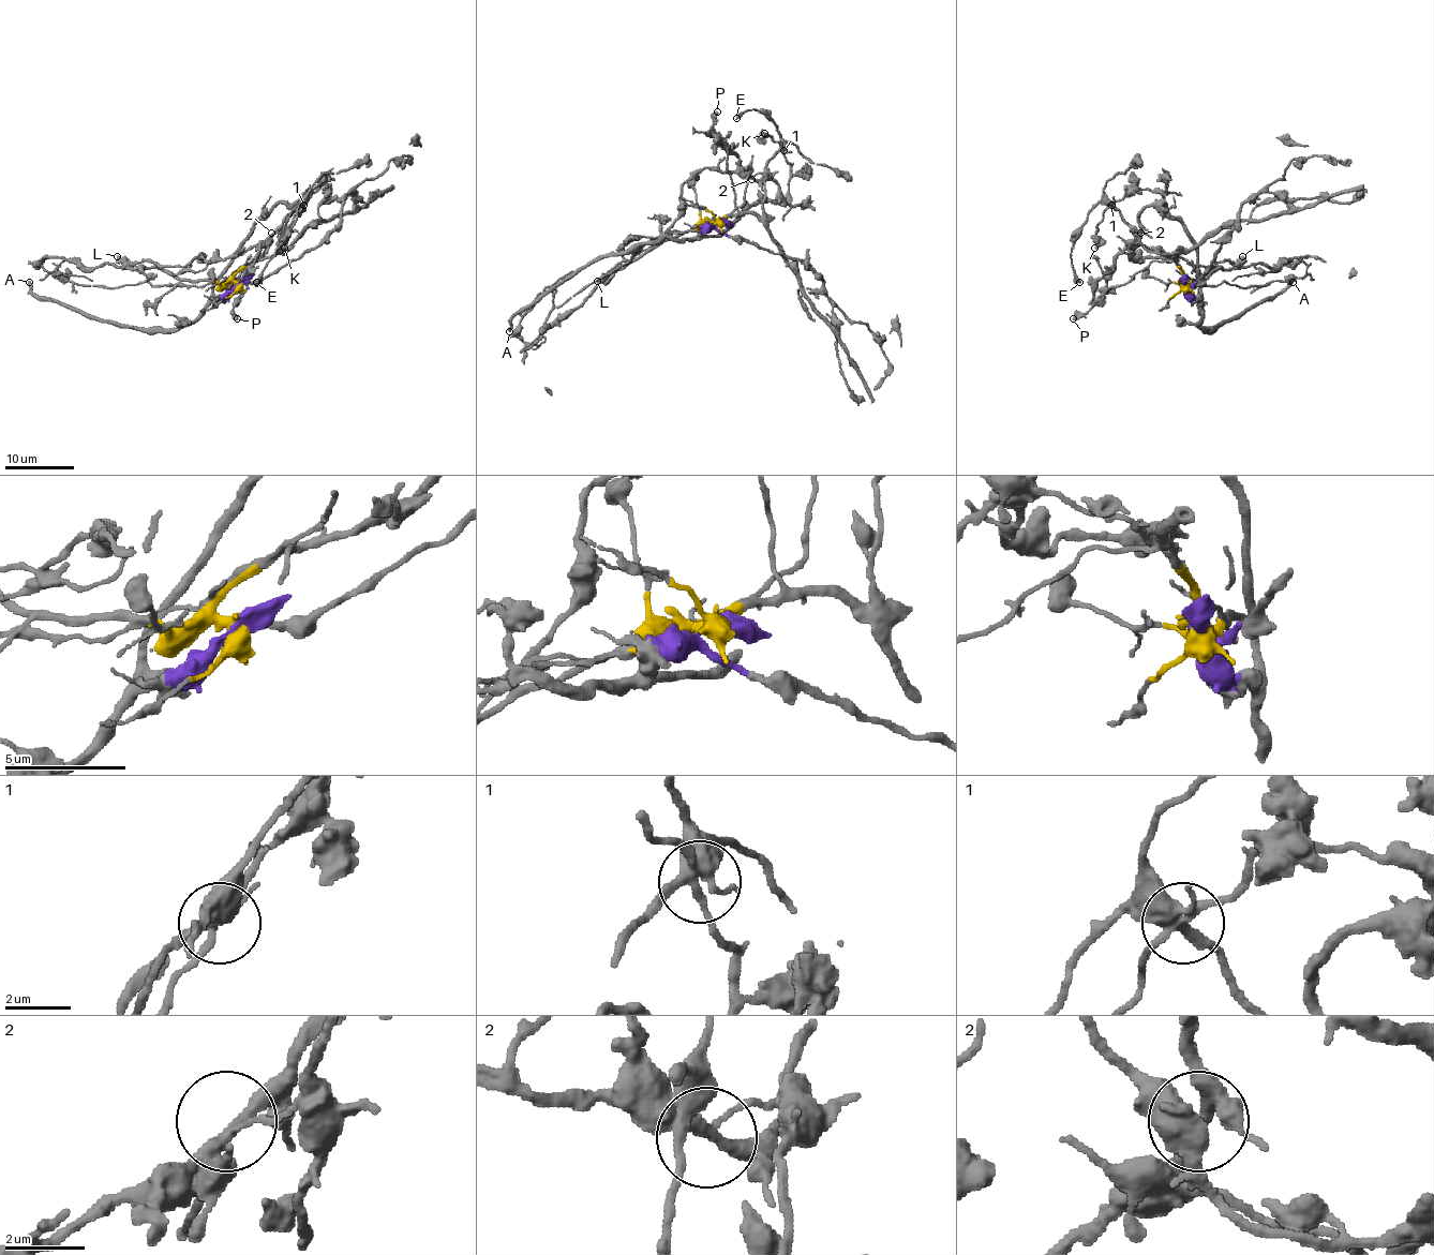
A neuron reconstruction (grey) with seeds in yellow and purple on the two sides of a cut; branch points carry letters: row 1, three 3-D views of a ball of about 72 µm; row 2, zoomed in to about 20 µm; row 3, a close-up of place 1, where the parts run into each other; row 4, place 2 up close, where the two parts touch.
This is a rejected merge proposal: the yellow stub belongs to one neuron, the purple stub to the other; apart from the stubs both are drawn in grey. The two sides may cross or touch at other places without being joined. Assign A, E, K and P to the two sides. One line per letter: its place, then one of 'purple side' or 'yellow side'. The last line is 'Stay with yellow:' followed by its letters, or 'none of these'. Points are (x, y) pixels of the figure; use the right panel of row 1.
A: place (1293, 282); purple side
E: place (1079, 282); yellow side
K: place (1094, 248); purple side
P: place (1073, 318); yellow side
Stay with yellow: E, P

